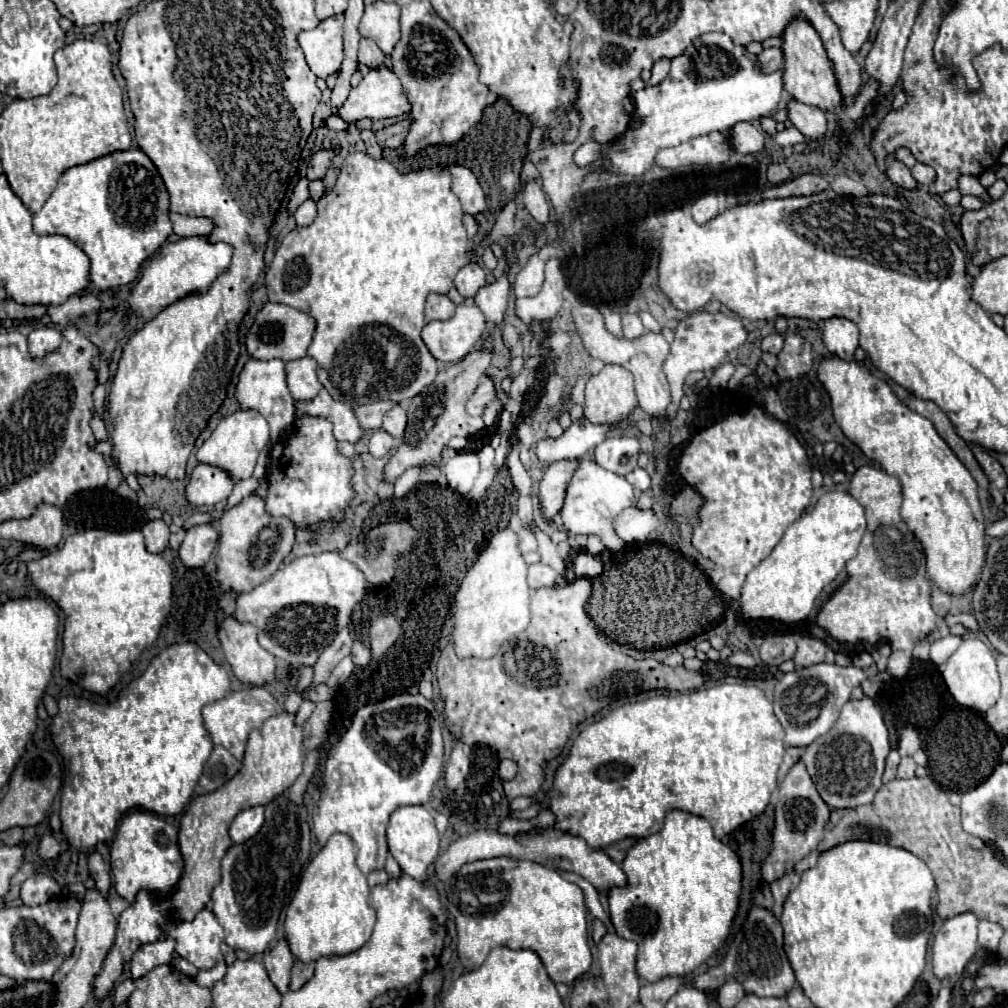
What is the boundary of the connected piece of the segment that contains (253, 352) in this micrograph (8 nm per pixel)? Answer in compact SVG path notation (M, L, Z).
M266 302L258 314L254 316L254 322L250 326L250 330L246 332L246 350L250 354L250 358L256 360L272 360L272 358L280 358L284 362L288 360L296 360L296 358L304 358L306 350L312 342L312 334L314 334L316 322L290 306L284 304L274 304L274 302Z

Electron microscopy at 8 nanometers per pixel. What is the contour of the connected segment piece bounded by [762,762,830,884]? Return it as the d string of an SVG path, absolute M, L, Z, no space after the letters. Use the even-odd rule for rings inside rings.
M796 762L790 768L784 782L778 786L778 804L776 804L776 828L772 836L772 850L762 862L762 878L772 884L774 880L782 878L784 874L794 870L794 864L806 858L818 842L824 838L824 826L830 820L830 806L820 798L806 766Z

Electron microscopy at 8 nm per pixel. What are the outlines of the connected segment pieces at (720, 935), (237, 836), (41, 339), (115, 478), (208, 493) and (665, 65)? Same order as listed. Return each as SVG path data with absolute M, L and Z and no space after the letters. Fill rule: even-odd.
M684 810L666 814L664 828L648 838L638 840L622 862L628 876L624 888L608 892L610 918L616 934L638 944L638 974L646 982L658 982L666 976L690 976L694 968L704 964L726 940L742 888L742 866L738 854L714 838L712 826L706 818Z
M254 806L244 812L240 812L232 826L230 826L230 838L234 844L242 844L258 834L258 830L264 824L264 806Z
M38 328L28 334L28 352L32 358L42 358L54 350L58 350L62 342L62 334L56 328Z
M104 456L104 460L106 460L106 466L108 466L108 482L106 482L106 488L108 488L108 490L116 490L118 484L122 482L122 474L112 466L110 458Z
M198 464L184 488L184 496L194 506L214 506L228 498L234 480L220 468Z
M662 58L662 60L658 60L658 62L652 66L652 78L648 80L648 84L650 84L650 86L656 86L656 84L660 84L660 82L666 78L668 70L670 70L670 60L668 60L668 58Z

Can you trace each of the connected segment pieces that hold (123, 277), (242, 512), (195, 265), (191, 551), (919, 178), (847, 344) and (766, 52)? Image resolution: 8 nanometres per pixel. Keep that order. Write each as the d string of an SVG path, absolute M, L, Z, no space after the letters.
M138 148L112 152L98 160L68 168L46 204L34 214L34 232L60 234L70 238L90 258L90 288L110 290L126 286L138 278L140 266L150 258L172 234L168 220L168 192L154 162Z
M250 494L234 508L228 508L220 518L220 548L218 548L218 584L222 590L248 592L268 580L290 554L294 544L294 522L286 516L272 516L266 510L262 496Z
M188 236L174 242L166 242L146 264L142 278L136 282L130 294L130 306L136 316L146 322L160 314L166 306L190 294L202 294L210 284L230 268L232 246L228 242L208 242L208 236Z
M210 524L190 528L178 550L180 562L188 568L202 568L208 562L216 546L216 540L218 540L218 534Z
M918 162L918 164L912 168L912 176L914 176L914 180L916 180L918 184L932 184L934 178L936 178L936 172L934 172L930 166Z
M828 318L822 324L822 340L830 354L852 360L858 348L858 326L848 318Z
M764 48L758 54L758 62L760 62L760 72L762 74L778 72L778 70L782 70L782 62L784 62L782 50L780 48Z

